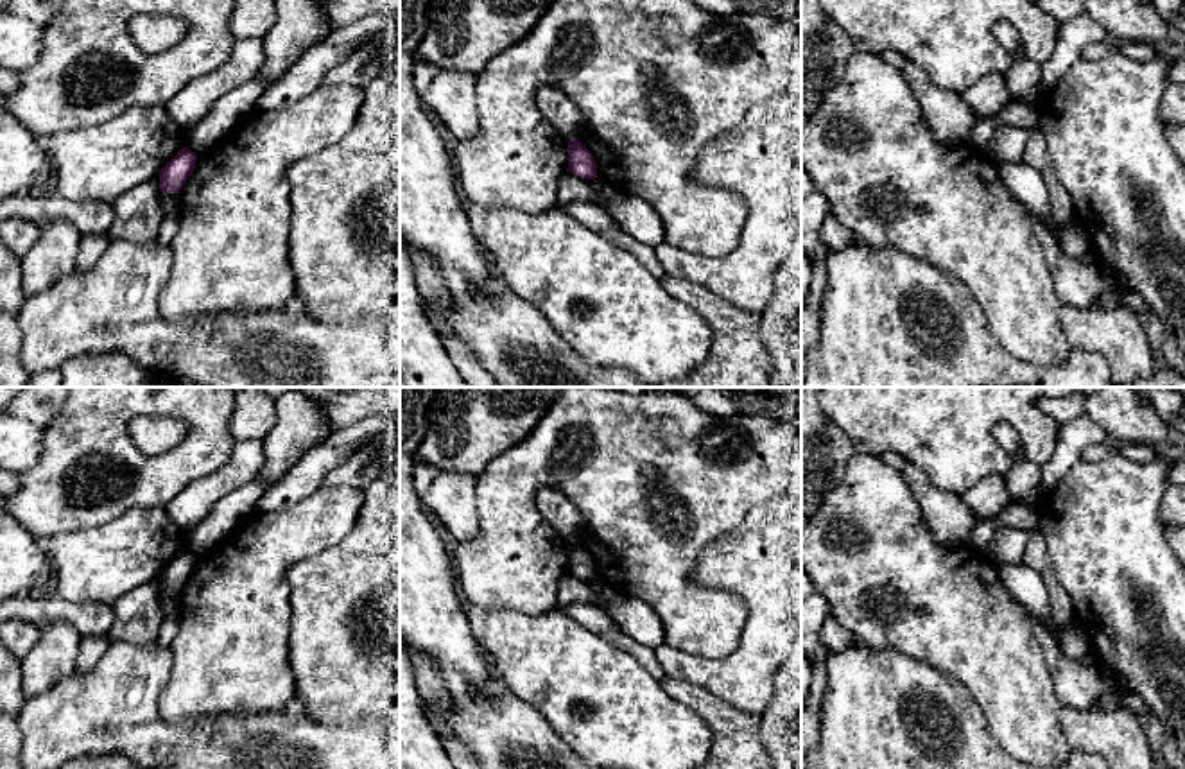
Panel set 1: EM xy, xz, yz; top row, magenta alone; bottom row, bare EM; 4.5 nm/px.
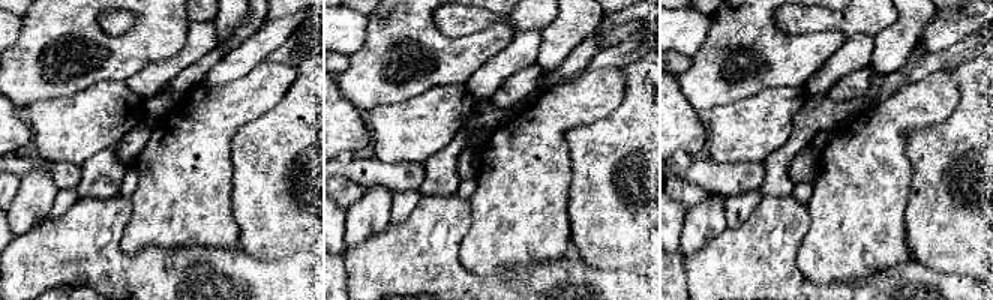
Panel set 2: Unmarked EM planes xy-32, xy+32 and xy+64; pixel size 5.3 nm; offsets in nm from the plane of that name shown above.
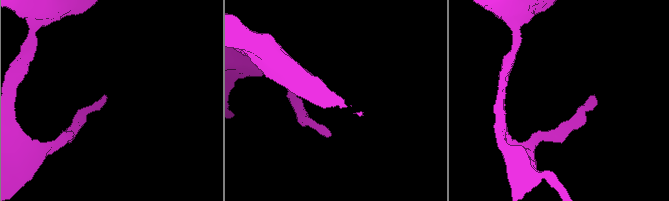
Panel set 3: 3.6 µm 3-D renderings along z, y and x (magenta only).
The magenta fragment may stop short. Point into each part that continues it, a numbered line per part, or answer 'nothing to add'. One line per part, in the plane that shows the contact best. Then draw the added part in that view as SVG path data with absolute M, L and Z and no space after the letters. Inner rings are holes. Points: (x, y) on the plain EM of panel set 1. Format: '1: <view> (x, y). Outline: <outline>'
nothing to add

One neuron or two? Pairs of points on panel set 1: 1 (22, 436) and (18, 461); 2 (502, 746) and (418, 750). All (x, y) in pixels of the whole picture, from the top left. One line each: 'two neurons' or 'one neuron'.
1: one neuron
2: one neuron

